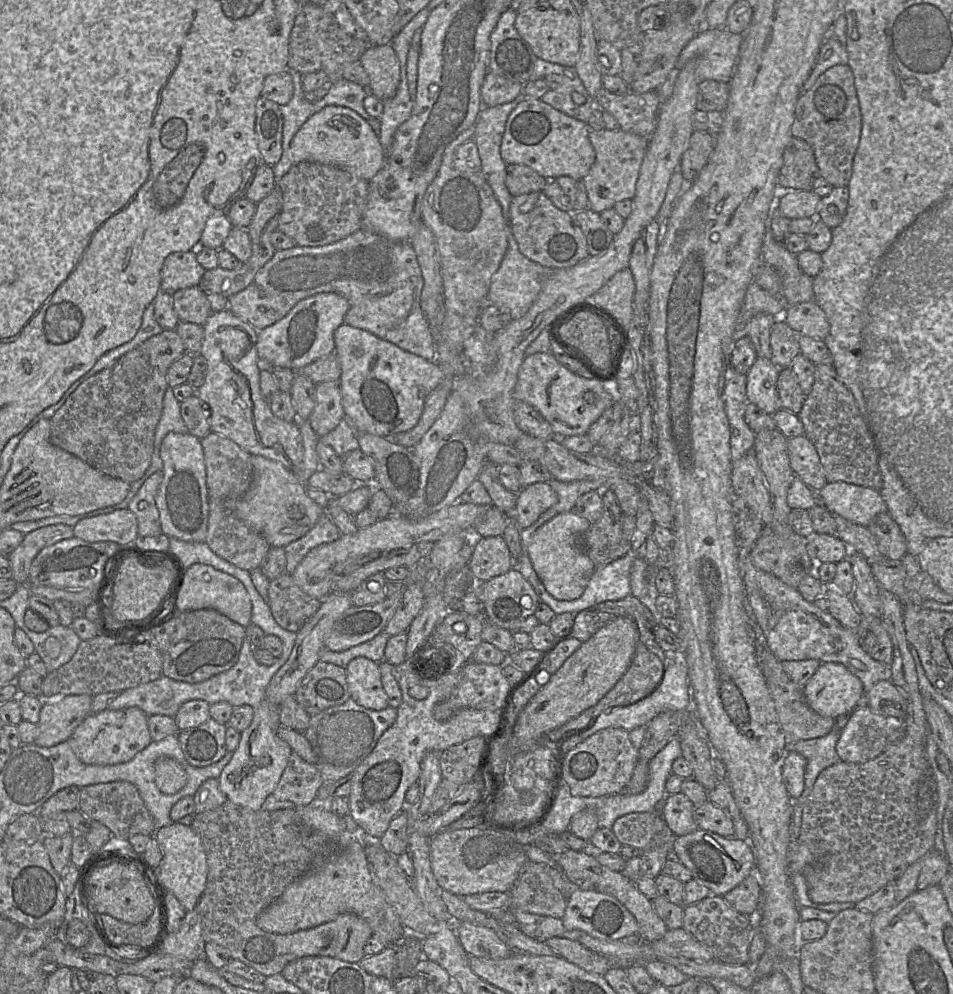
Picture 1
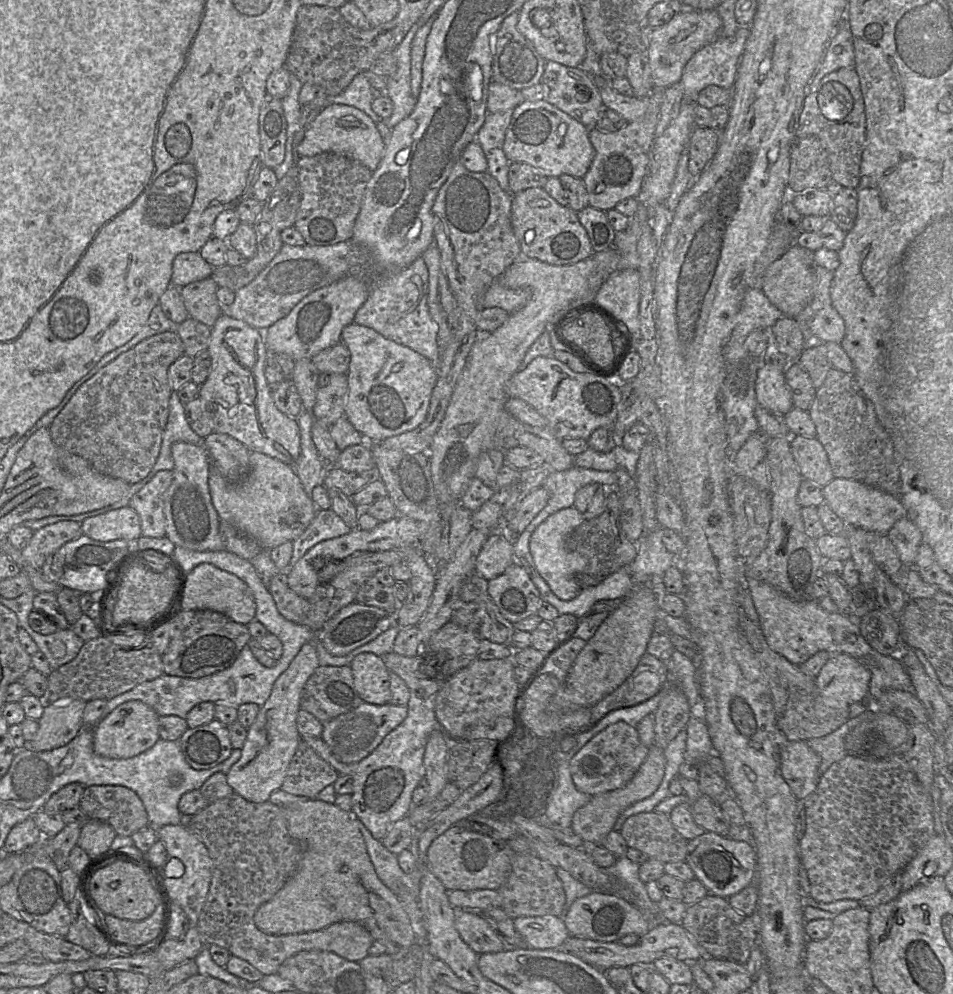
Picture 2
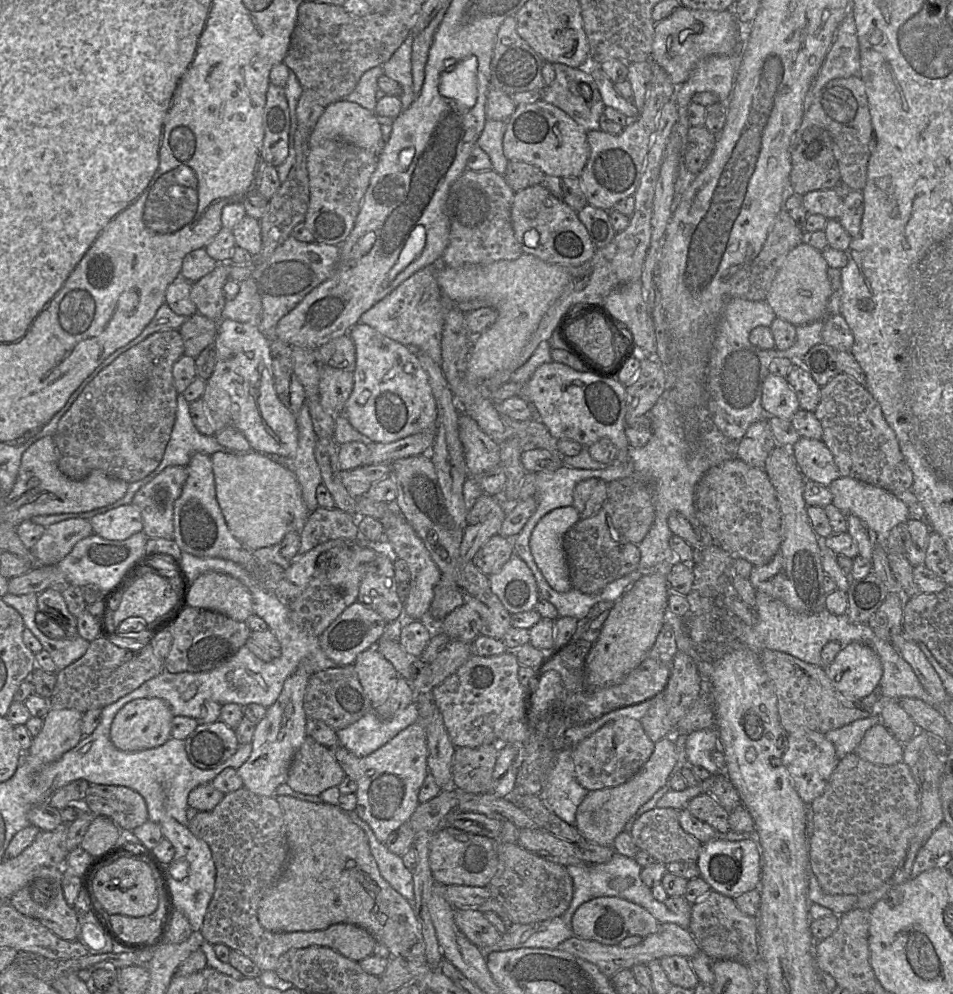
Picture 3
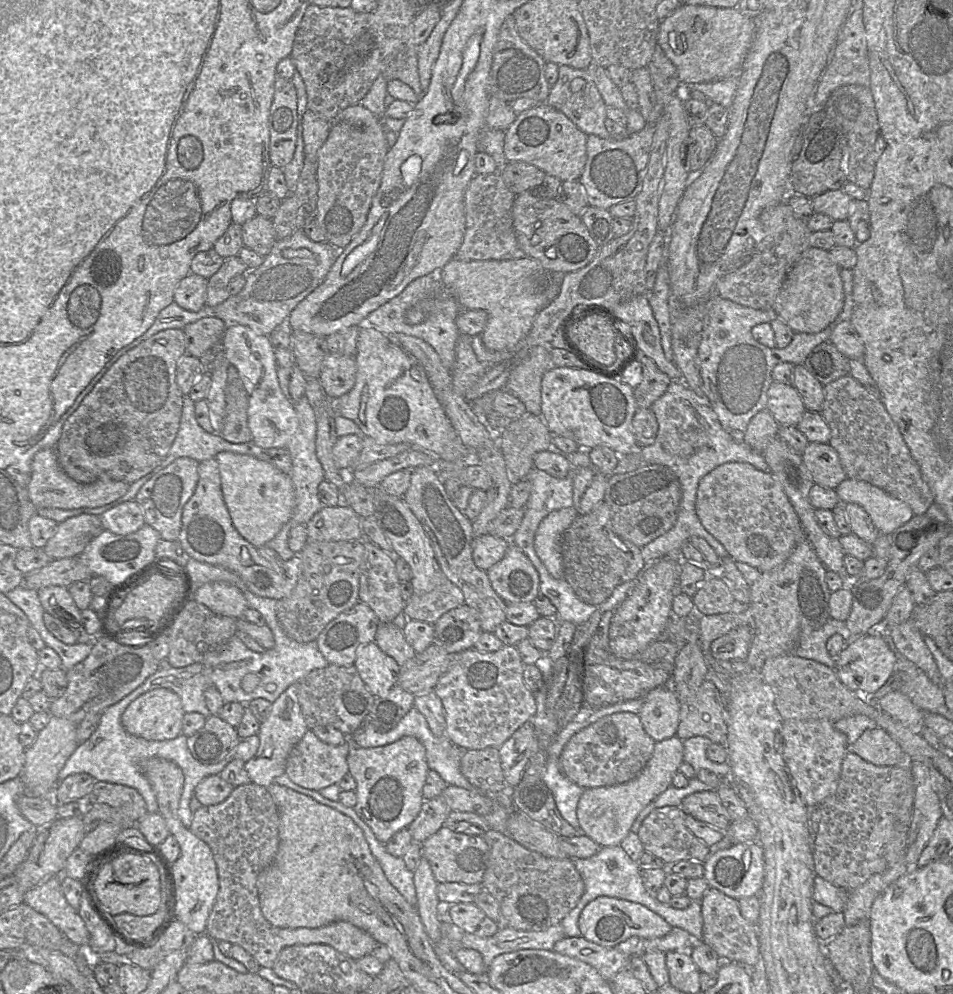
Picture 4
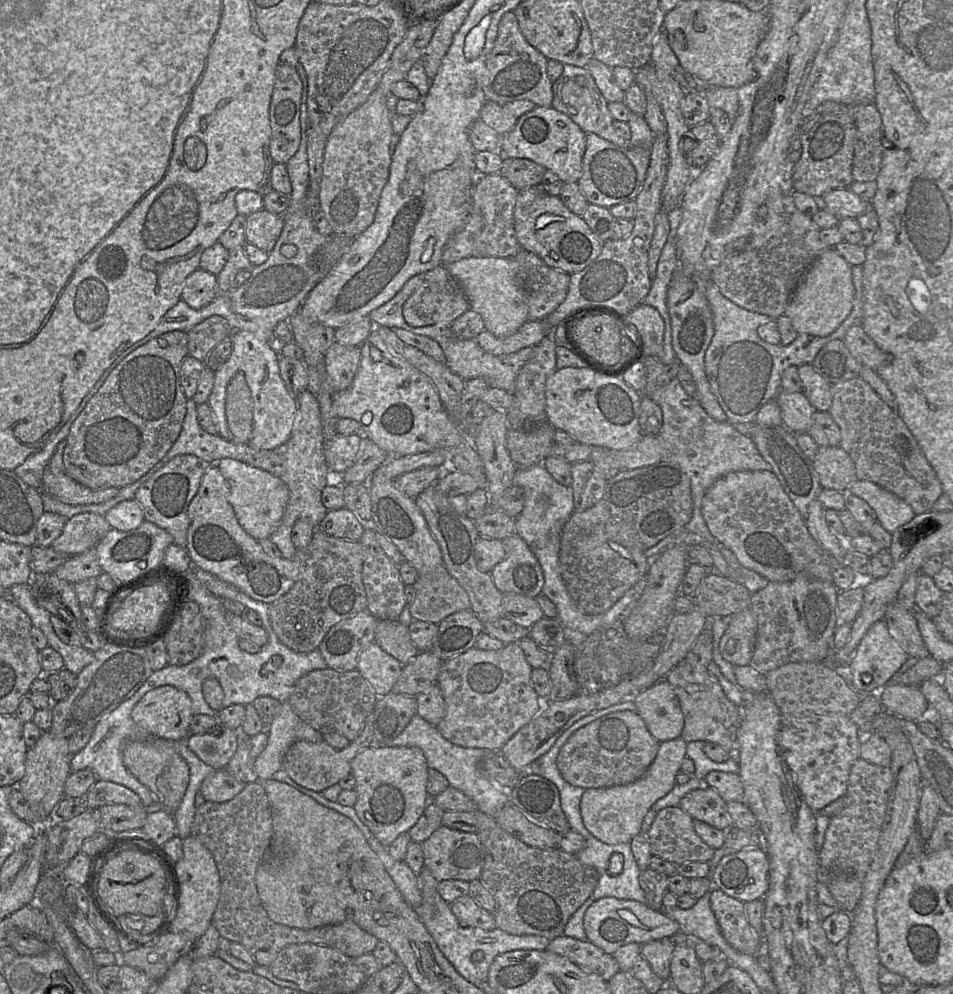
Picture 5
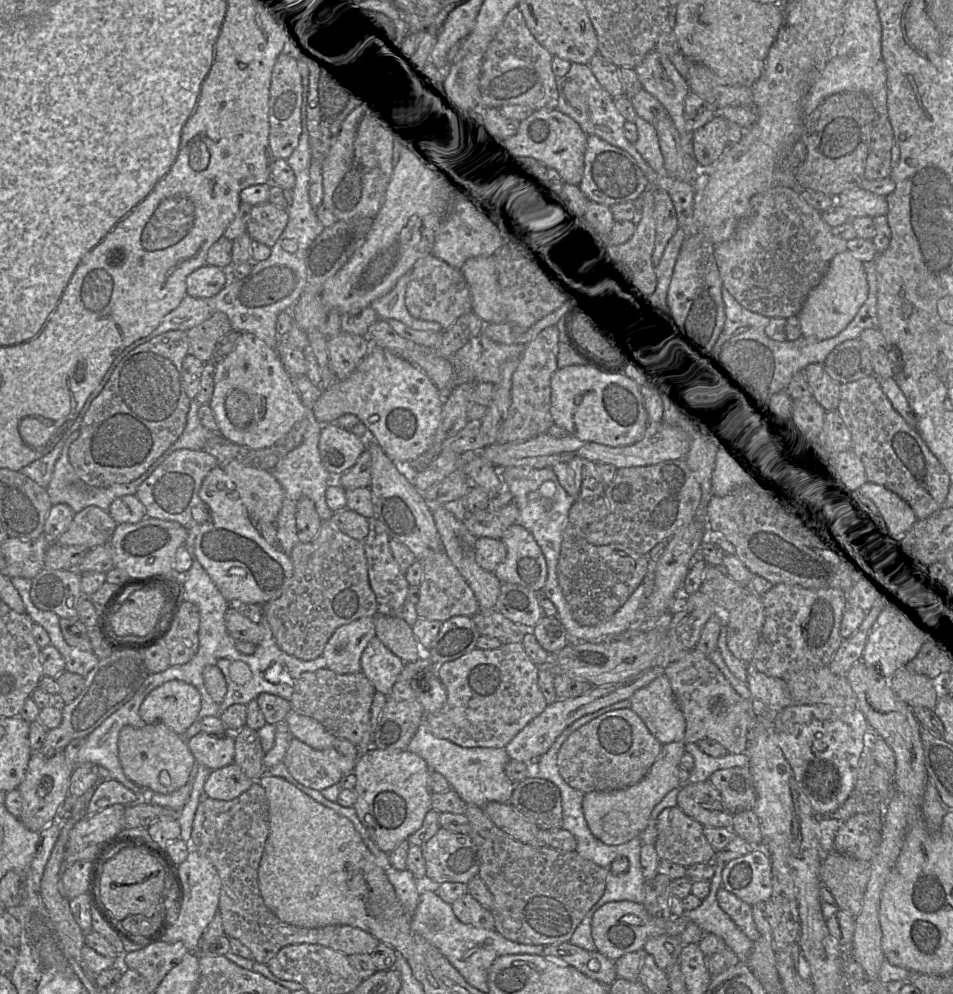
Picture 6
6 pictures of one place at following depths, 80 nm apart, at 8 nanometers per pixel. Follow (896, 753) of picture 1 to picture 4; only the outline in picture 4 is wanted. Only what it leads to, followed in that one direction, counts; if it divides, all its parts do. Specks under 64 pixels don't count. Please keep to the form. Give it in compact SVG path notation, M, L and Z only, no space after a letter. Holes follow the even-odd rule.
M847 752L835 792L818 806L821 818L813 850L817 876L835 887L853 891L873 875L889 869L885 847L911 780L908 766L877 766Z

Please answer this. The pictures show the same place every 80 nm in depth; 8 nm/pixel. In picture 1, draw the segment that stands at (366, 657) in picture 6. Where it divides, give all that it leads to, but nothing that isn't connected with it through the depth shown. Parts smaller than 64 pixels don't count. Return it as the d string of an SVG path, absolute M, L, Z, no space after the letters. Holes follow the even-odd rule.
M365 657L354 658L346 667L346 677L350 699L357 704L372 710L383 710L389 706L379 663Z

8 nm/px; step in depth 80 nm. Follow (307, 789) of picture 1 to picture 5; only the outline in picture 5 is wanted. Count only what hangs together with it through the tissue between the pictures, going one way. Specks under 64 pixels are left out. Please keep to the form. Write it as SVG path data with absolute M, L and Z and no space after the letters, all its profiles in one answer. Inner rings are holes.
M369 714L359 735L343 749L336 749L324 740L309 742L296 739L288 748L283 758L282 768L299 785L316 792L321 792L339 783L342 778L351 773L353 758L363 749L376 744L374 743L374 722L375 715Z

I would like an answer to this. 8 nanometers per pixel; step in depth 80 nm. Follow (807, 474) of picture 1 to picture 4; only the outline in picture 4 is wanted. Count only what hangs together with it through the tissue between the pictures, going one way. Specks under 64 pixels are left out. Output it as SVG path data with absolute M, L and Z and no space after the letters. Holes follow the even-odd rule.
M809 442L801 455L815 484L835 489L847 478L837 451L829 444Z

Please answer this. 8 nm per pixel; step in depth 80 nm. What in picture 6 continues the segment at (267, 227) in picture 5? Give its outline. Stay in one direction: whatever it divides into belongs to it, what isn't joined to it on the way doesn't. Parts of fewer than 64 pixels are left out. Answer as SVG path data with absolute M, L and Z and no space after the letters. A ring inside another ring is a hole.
M267 202L252 207L246 232L252 241L272 248L285 230L288 220L287 210Z

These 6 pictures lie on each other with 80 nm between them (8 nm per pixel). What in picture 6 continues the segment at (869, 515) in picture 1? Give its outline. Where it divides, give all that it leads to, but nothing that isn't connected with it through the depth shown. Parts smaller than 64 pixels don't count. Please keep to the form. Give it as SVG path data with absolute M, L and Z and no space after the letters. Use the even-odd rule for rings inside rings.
M867 480L860 487L875 501L890 535L902 533L917 520L911 506L885 486Z

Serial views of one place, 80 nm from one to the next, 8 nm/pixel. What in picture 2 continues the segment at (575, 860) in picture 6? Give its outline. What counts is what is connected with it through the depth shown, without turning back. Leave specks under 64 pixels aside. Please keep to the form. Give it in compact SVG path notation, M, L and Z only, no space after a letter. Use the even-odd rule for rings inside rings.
M516 853L512 859L512 870L507 881L497 890L501 908L512 919L531 916L561 916L566 896L556 868L532 853Z

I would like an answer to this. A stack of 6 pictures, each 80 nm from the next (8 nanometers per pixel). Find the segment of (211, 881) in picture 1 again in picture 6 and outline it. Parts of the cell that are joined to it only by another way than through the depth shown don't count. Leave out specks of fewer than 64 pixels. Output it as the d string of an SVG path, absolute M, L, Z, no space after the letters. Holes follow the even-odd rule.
M259 781L230 801L203 797L192 827L190 845L206 856L218 872L221 889L218 912L224 934L238 939L252 953L252 959L267 964L284 946L319 944L346 956L372 954L379 941L370 933L348 925L302 928L279 920L265 905L258 886L258 868L269 836L268 799Z

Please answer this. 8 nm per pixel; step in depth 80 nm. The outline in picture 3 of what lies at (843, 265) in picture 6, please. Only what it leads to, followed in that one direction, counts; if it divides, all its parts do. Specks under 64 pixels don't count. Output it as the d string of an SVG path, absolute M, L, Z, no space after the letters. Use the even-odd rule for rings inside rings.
M804 243L792 249L779 268L766 296L766 301L777 318L794 326L823 320L827 316L827 306L832 294L828 268L819 250Z

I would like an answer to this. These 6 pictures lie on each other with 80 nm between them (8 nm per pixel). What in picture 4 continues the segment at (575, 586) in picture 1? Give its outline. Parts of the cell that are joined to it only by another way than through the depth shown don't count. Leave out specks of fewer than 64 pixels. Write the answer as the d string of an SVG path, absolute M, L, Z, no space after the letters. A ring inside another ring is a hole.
M573 507L555 510L539 524L534 538L537 556L555 579L563 578L563 557L560 538L578 516Z

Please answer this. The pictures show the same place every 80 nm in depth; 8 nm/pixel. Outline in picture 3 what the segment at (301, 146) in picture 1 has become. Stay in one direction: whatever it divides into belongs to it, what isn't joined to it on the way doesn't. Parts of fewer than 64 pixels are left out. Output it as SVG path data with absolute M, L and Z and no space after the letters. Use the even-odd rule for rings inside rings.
M344 100L334 102L326 107L308 136L309 148L318 147L328 140L342 140L377 156L380 155L385 145L381 124L377 121L376 116L364 107Z

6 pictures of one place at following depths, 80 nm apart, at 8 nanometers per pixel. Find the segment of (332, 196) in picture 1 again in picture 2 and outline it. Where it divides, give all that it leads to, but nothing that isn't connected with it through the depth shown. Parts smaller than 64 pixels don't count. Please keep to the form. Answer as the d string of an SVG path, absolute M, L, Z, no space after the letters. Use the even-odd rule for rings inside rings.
M332 152L298 157L295 166L298 169L301 202L293 227L302 234L305 243L328 246L351 240L363 195L373 172L358 161Z

